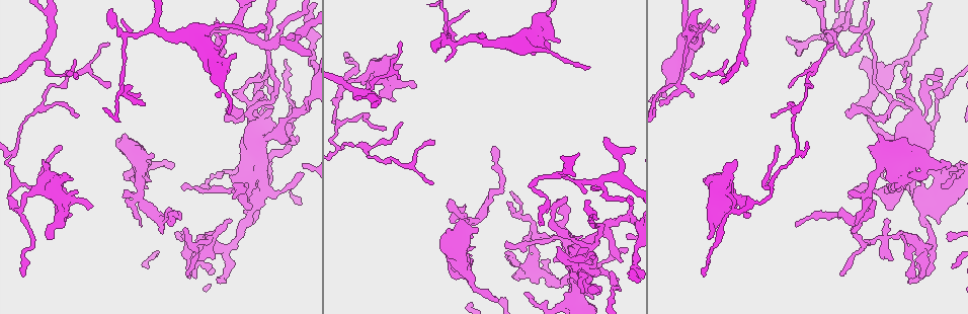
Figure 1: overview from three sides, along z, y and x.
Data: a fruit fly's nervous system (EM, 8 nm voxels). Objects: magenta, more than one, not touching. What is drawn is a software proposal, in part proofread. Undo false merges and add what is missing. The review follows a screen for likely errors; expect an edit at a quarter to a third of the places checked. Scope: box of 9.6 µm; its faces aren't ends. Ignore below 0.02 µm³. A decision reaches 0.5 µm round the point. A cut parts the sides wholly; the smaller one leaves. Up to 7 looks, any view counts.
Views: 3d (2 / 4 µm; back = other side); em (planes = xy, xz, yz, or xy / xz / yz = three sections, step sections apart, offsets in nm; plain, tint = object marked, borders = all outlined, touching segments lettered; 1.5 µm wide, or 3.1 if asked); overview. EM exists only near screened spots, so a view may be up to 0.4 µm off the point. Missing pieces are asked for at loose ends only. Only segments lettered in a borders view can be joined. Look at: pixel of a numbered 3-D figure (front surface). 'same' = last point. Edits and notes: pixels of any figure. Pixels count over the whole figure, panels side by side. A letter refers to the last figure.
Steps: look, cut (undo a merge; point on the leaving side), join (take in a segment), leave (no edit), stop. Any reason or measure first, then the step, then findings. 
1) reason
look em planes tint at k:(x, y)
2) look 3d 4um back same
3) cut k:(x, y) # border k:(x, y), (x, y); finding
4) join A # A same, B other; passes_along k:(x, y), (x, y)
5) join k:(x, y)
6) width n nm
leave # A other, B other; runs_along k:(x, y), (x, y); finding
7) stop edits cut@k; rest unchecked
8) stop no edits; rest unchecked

an open end
look em xz step 8 borders at 1:(796, 222)

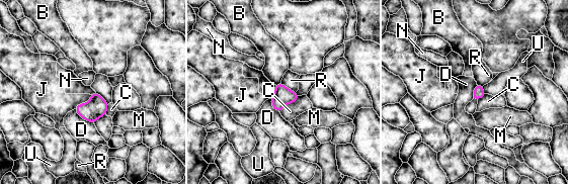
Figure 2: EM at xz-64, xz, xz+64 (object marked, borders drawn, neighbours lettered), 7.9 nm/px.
leave # B other, C other, D other, J other, M other, N other, R other, U other; border 2:(280, 83), (295, 92); none of them fits

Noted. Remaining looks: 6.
tapers out
look 3d 4um back at 1:(842, 274)

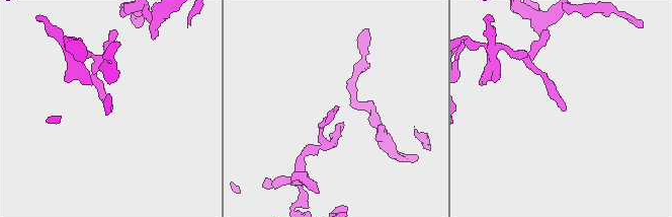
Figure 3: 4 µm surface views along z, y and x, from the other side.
need the tissue
look em xz step 4 borders at 3:(336, 106)

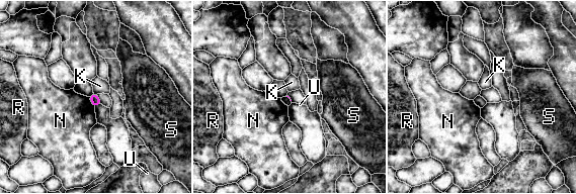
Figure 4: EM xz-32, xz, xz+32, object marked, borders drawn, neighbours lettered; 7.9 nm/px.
look em planes borders same

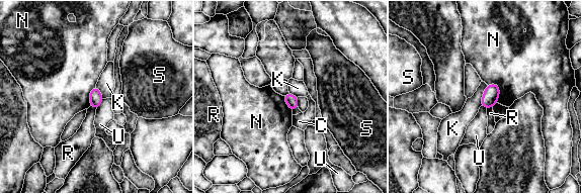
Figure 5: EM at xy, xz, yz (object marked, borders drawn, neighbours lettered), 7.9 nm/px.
longest_contact K 180 nm
leave # C other, K other, N other, R other, S other, U other; border 5:(487, 85), (481, 105); no lettered segment goes on from it

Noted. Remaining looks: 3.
thin end
look 3d 4um at 1:(498, 300)

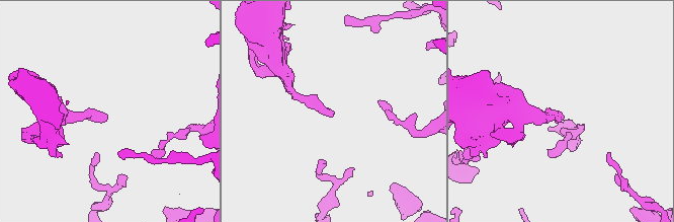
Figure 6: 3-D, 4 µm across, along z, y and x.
need the tissue
look em yz step 4 borders at 6:(333, 111)

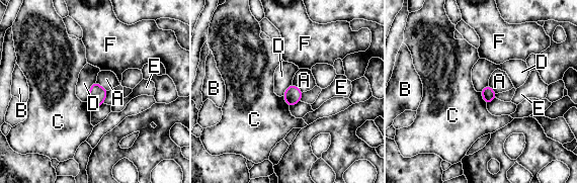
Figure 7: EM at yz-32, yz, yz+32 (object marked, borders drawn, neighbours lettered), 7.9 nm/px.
look em planes borders same

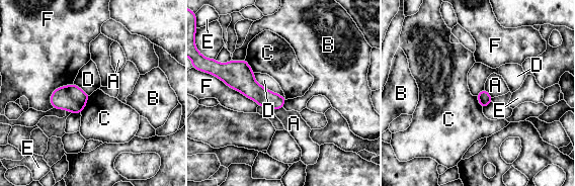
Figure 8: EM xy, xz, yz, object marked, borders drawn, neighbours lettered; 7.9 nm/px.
leave # A other, B other, C other, D other, E other, F other; border 8:(90, 95), (85, 107), (80, 112); none of them fits

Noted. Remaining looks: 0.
stop no edits; rest unchecked

